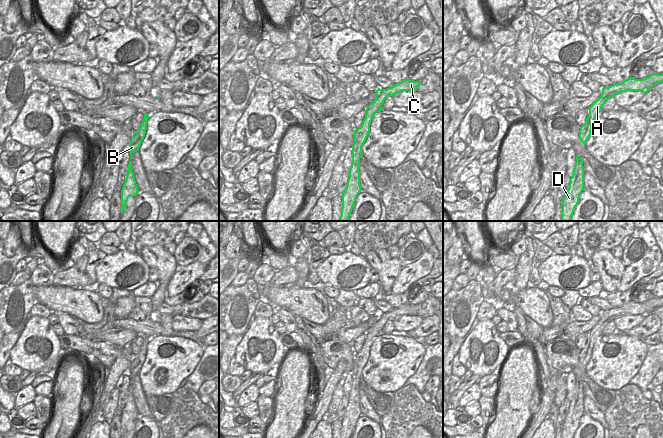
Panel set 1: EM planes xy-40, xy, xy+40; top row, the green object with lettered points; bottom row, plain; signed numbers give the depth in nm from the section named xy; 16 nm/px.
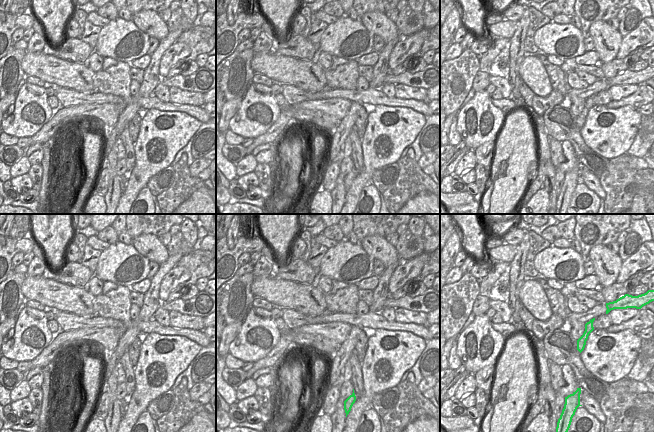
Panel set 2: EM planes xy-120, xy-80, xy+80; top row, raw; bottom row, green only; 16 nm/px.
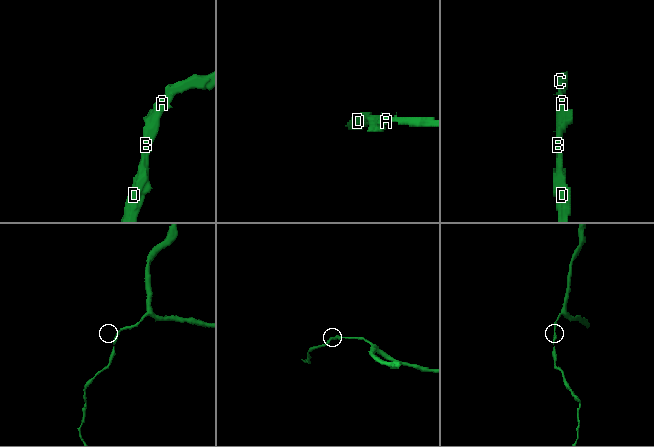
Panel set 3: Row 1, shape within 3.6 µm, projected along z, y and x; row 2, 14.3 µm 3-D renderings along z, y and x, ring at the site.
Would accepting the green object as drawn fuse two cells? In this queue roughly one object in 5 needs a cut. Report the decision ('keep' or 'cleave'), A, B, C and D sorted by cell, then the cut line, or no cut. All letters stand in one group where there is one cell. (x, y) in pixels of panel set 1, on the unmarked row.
keep; A B C D; no cut

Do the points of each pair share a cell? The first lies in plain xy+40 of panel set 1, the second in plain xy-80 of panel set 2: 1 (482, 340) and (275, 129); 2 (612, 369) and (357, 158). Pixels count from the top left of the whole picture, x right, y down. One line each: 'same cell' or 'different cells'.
1: different cells
2: different cells

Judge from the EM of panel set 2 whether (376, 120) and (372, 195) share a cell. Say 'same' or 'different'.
different

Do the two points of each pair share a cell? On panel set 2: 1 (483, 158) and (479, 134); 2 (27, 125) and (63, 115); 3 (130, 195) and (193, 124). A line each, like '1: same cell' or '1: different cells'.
1: different cells
2: different cells
3: same cell

